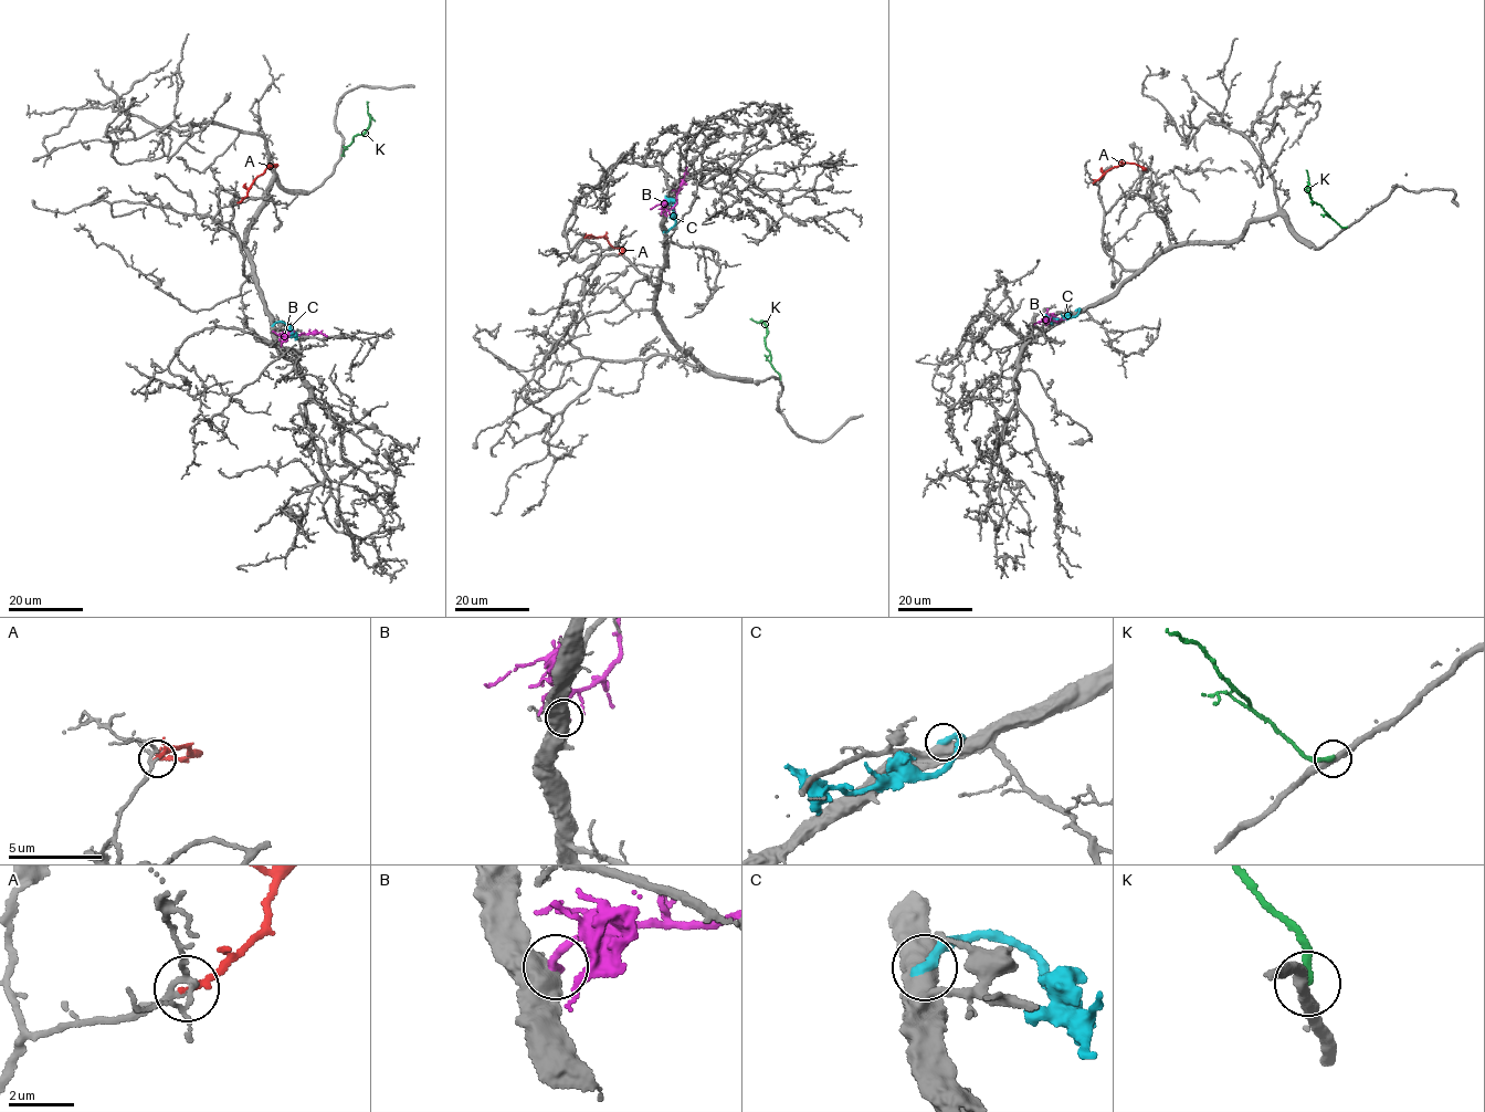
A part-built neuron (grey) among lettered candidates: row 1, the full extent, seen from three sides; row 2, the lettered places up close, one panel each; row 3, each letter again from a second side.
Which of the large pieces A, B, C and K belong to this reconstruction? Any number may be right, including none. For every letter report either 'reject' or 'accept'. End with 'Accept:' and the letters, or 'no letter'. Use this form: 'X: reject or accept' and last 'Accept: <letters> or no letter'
A: accept
B: reject
C: reject
K: reject
Accept: A

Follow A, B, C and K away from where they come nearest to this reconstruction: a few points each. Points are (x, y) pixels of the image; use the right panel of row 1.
A: (1093, 182), (1126, 163), (1143, 169)
B: (1057, 322), (1034, 323)
C: (1076, 311), (1080, 310), (1075, 315), (1060, 320), (1044, 314)
K: (1346, 228), (1312, 200), (1306, 189), (1306, 170)

